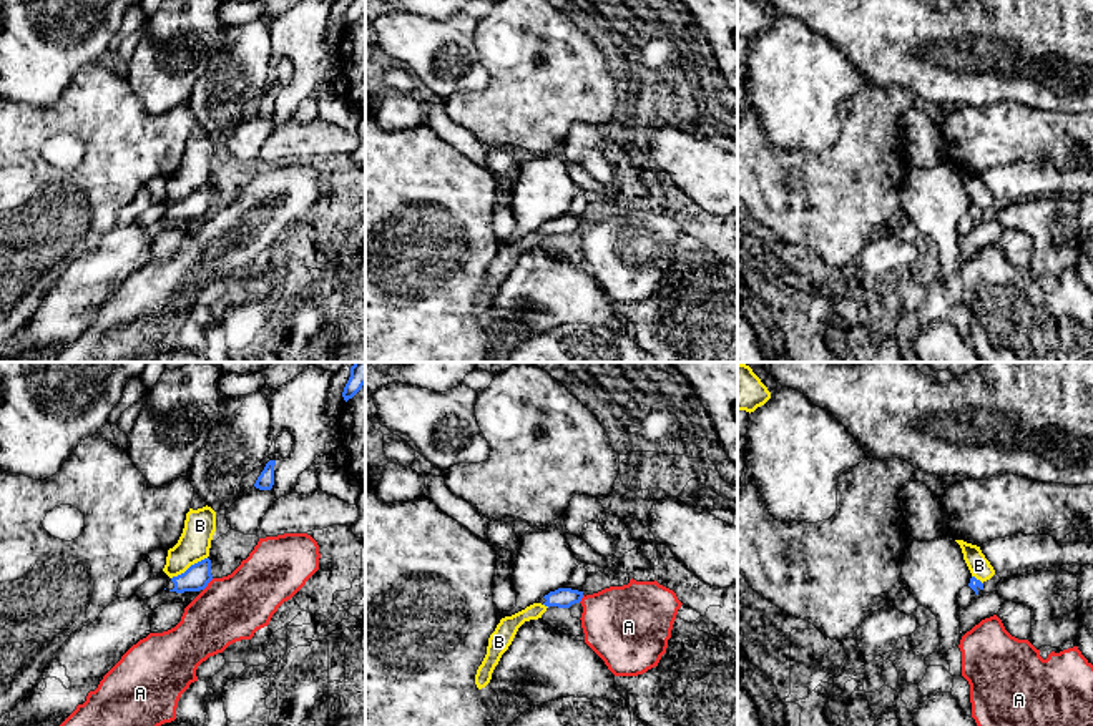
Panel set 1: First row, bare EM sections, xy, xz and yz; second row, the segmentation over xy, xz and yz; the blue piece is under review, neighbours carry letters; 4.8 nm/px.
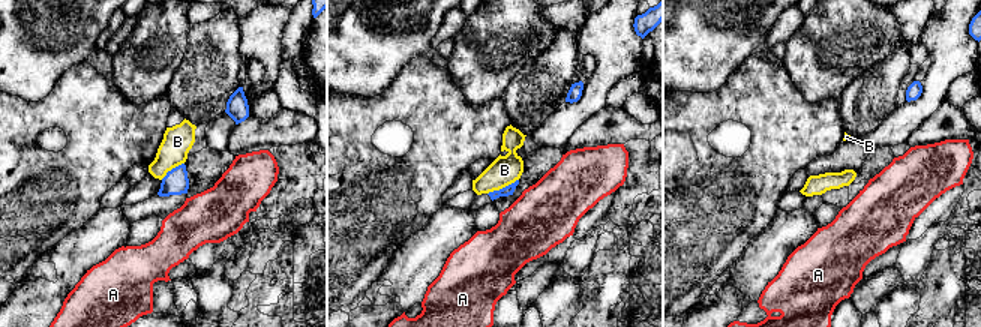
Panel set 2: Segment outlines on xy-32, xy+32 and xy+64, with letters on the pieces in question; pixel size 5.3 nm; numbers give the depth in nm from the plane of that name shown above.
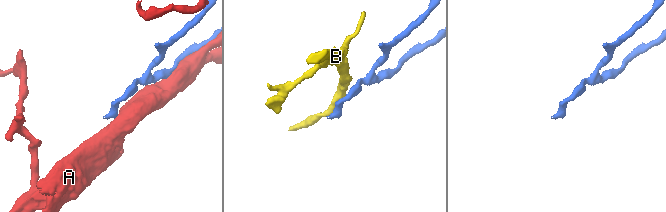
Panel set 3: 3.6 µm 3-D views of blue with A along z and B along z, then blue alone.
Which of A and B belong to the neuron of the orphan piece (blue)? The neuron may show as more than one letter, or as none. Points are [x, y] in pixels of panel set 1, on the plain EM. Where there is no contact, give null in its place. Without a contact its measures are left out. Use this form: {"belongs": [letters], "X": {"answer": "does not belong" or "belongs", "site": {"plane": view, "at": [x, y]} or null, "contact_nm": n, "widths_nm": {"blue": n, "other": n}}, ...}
{"belongs": [], "A": {"answer": "does not belong", "site": {"plane": "xy", "at": [206, 213]}, "contact_nm": 80, "widths_nm": {"blue": 120, "other": 320}}, "B": {"answer": "does not belong", "site": {"plane": "xy", "at": [190, 195]}, "contact_nm": 200, "widths_nm": {"blue": 120, "other": 160}}}

